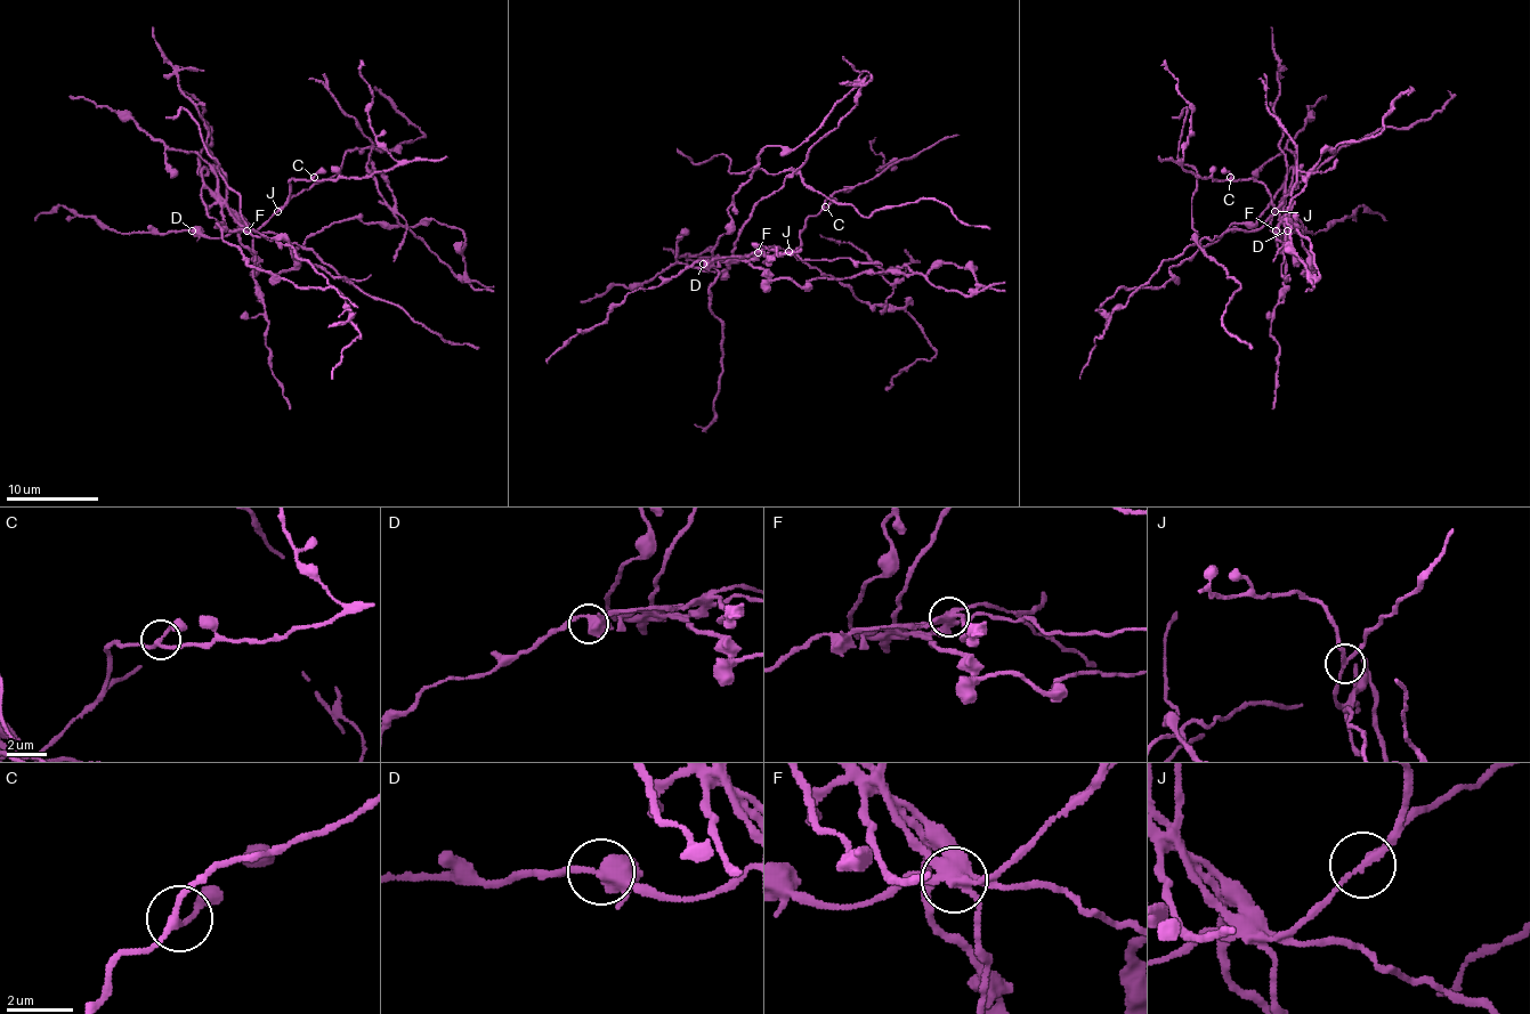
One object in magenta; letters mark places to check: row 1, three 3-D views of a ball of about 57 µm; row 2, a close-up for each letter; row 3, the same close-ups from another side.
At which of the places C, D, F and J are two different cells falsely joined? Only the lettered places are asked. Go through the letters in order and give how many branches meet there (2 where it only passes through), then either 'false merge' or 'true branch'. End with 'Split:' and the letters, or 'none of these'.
C: branches 3; true branch
D: branches 4; true branch
F: branches 5; false merge
J: branches 3; false merge
Split: F, J

